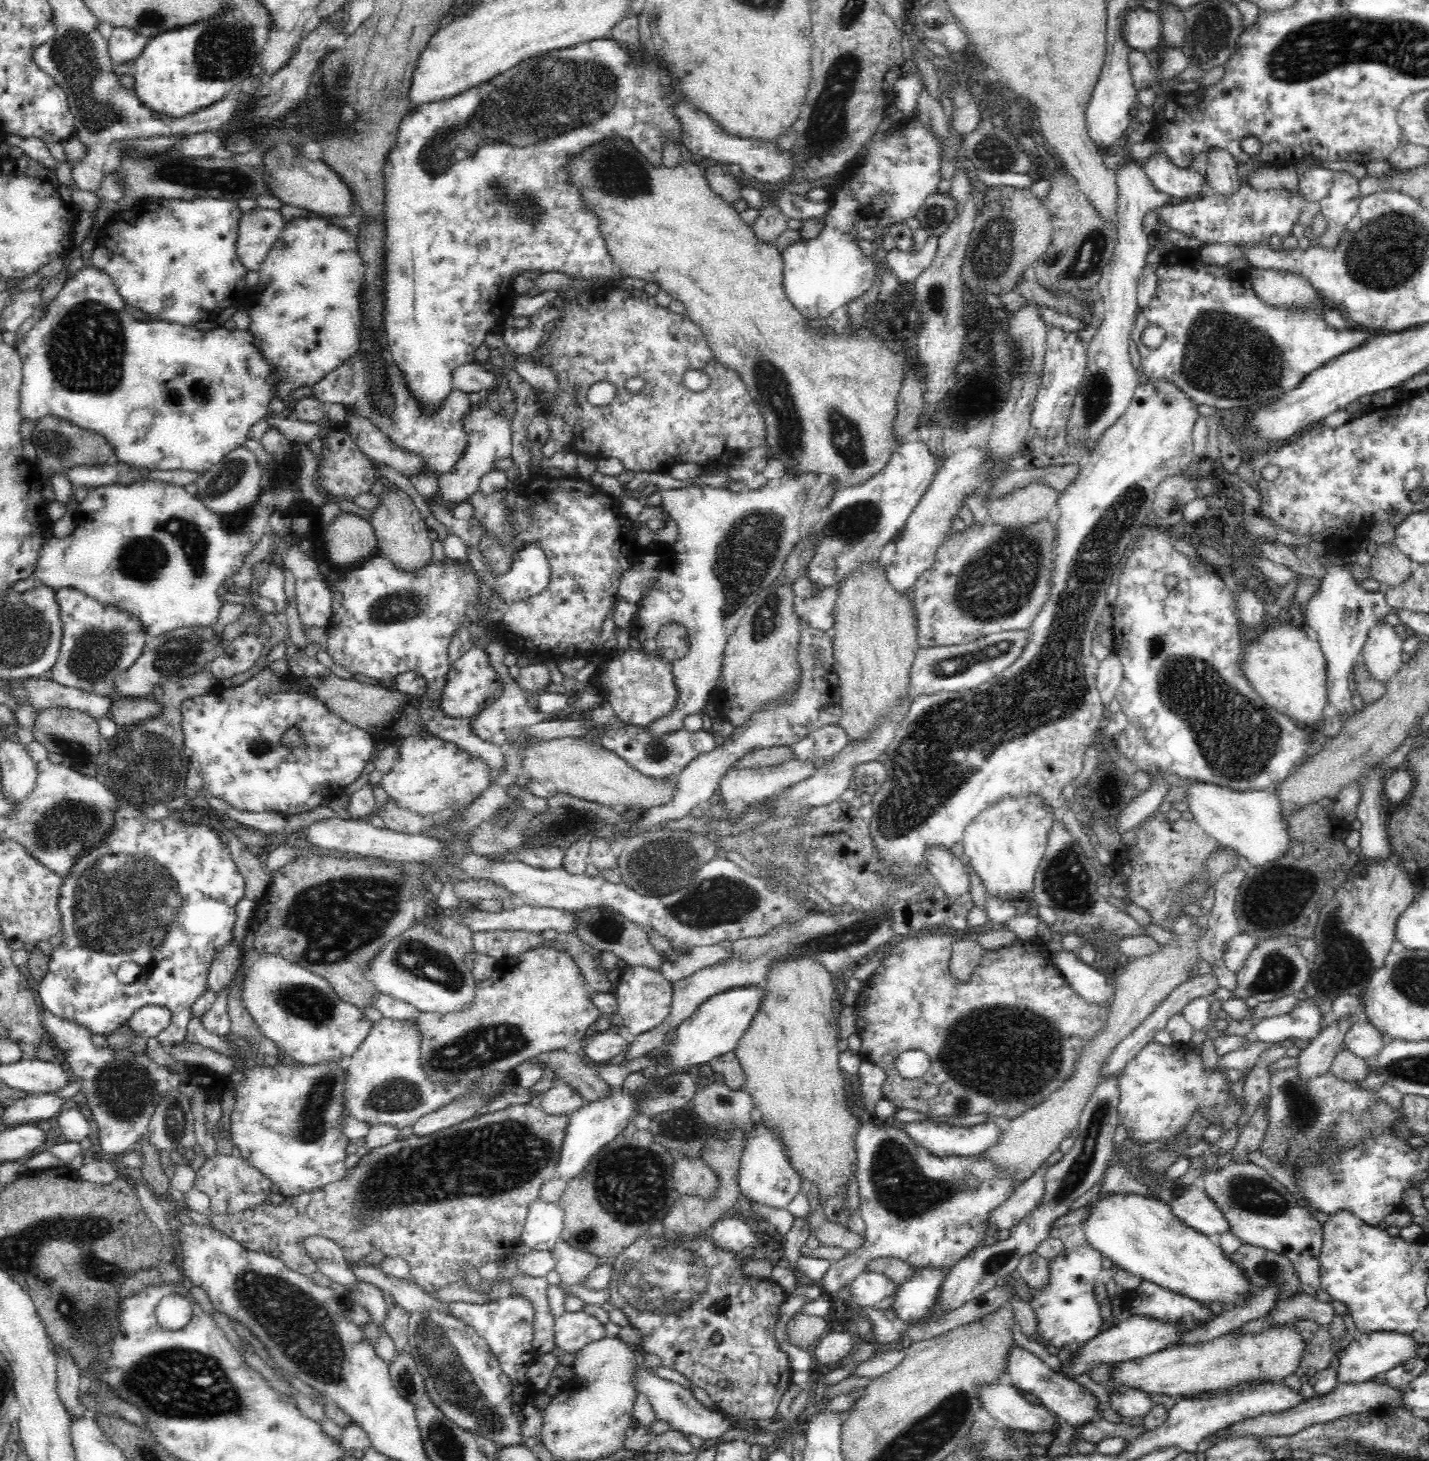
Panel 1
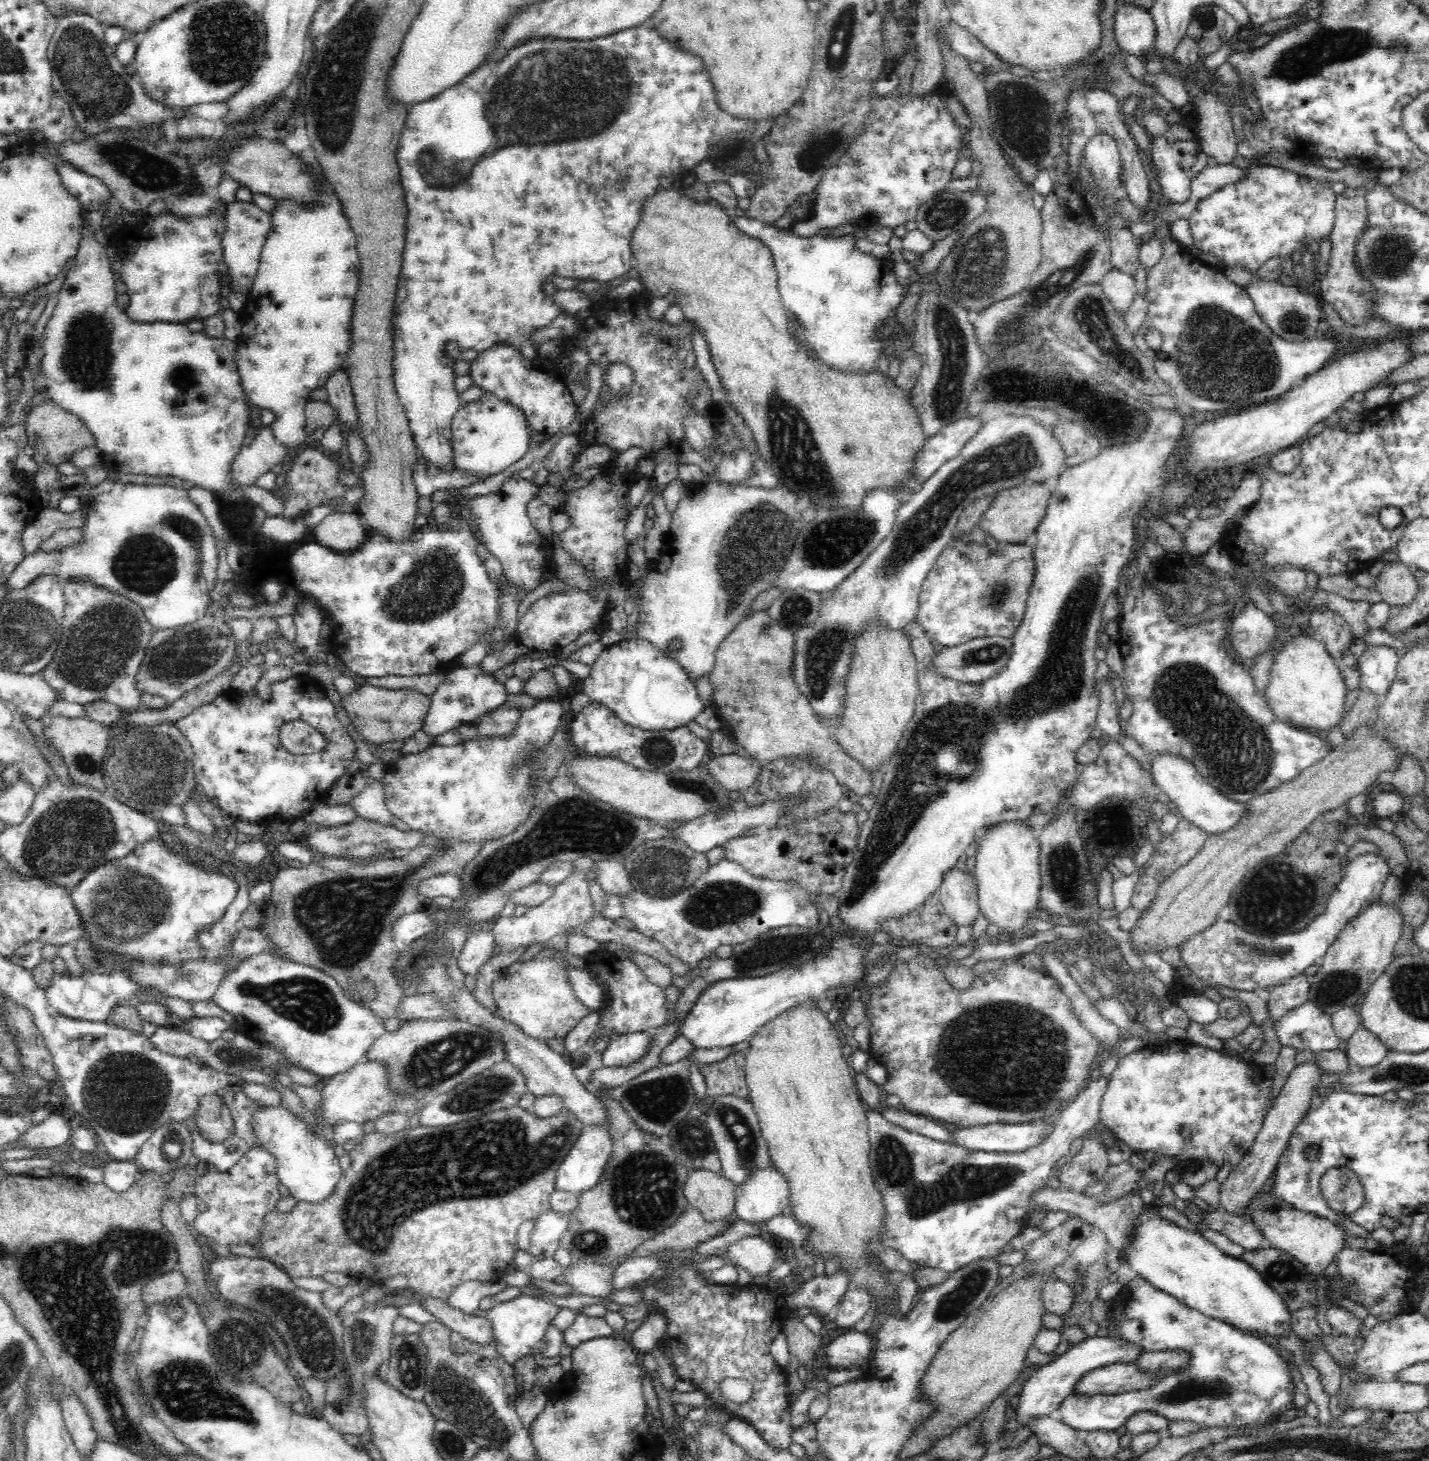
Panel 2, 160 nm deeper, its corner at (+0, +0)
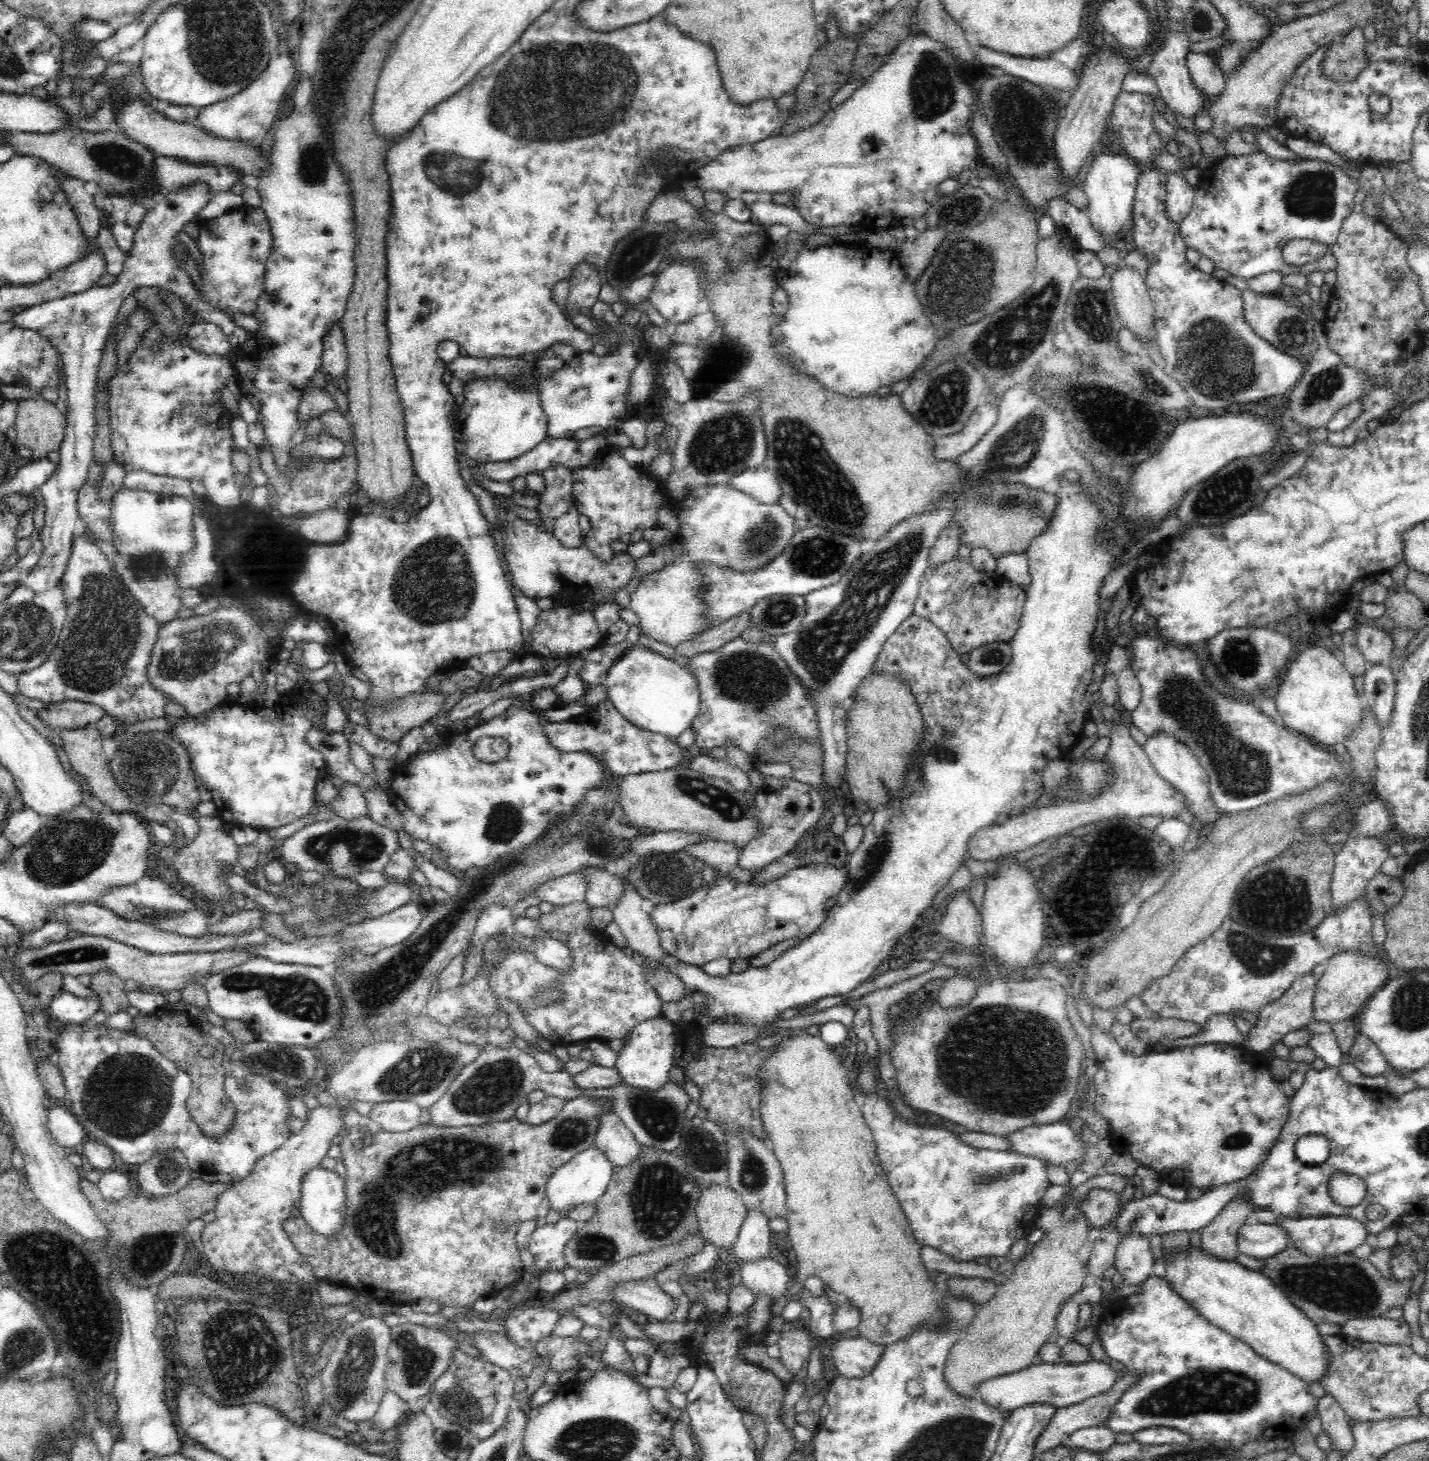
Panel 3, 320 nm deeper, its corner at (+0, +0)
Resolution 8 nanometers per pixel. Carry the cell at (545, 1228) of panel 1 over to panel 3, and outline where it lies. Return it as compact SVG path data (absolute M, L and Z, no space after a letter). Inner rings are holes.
M561 1218L556 1224L549 1224L537 1227L530 1240L528 1240L528 1246L526 1250L530 1251L533 1256L533 1270L537 1272L547 1271L562 1271L567 1265L564 1256L565 1246L569 1243L569 1240L578 1232L578 1223L570 1218Z

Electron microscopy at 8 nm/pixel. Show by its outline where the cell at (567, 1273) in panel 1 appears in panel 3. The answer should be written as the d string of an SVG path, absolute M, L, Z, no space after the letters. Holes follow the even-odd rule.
M652 1278L648 1280L639 1280L638 1282L625 1282L616 1285L613 1288L613 1300L620 1306L628 1306L646 1314L652 1321L666 1321L677 1311L678 1304L670 1293L664 1292L662 1287Z

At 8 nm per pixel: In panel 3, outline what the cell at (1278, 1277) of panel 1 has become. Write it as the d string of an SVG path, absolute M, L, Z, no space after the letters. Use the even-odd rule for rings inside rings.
M1293 1246L1272 1258L1264 1260L1263 1274L1290 1299L1315 1324L1336 1324L1342 1328L1354 1319L1380 1318L1391 1309L1404 1306L1410 1279L1392 1281L1382 1274L1368 1261L1357 1257L1352 1252L1336 1256L1308 1256Z

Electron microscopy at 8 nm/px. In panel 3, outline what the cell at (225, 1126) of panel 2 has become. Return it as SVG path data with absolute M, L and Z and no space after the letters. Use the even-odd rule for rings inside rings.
M166 1006L157 1008L154 1012L139 1011L138 1014L131 1016L131 1022L132 1027L124 1031L149 1040L162 1056L168 1057L179 1069L184 1069L189 1074L193 1088L192 1094L190 1094L191 1098L188 1100L188 1111L190 1111L194 1122L198 1123L198 1129L208 1139L211 1137L216 1139L216 1136L222 1136L228 1128L232 1128L235 1106L225 1092L225 1080L228 1075L223 1059L224 1045L216 1037L204 1034L196 1020L182 1018L174 1011L168 1012ZM206 1044L214 1046L214 1056L211 1058L200 1056L200 1048Z

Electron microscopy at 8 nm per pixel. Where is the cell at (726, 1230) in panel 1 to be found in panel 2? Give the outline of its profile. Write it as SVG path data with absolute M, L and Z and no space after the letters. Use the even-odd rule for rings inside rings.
M744 1237L728 1246L727 1261L741 1266L751 1277L766 1278L777 1266L776 1249L762 1237Z

